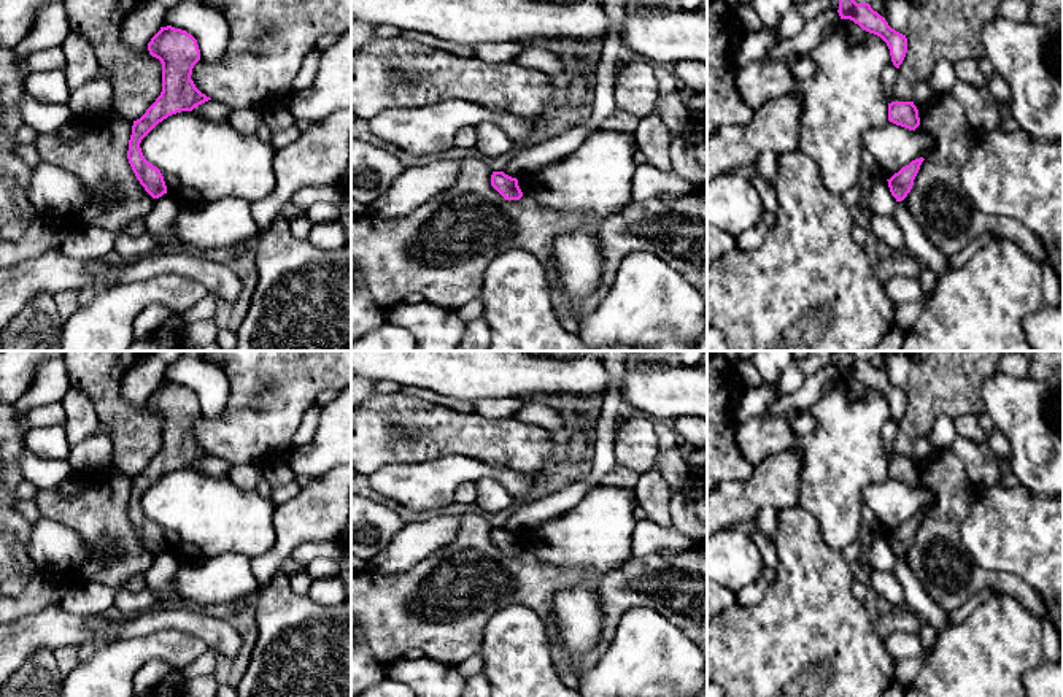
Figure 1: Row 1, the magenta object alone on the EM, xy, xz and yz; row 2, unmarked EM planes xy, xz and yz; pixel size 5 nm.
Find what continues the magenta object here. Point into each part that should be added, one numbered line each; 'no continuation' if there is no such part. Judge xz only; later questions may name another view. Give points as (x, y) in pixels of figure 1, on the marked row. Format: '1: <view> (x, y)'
no continuation

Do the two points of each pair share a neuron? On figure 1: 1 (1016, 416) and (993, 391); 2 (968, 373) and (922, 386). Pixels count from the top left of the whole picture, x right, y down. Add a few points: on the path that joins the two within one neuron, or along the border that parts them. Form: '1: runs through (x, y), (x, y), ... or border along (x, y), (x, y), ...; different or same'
1: runs through (1012, 410), (1000, 397); same
2: runs through (957, 373), (950, 373), (938, 386), (933, 386); same

